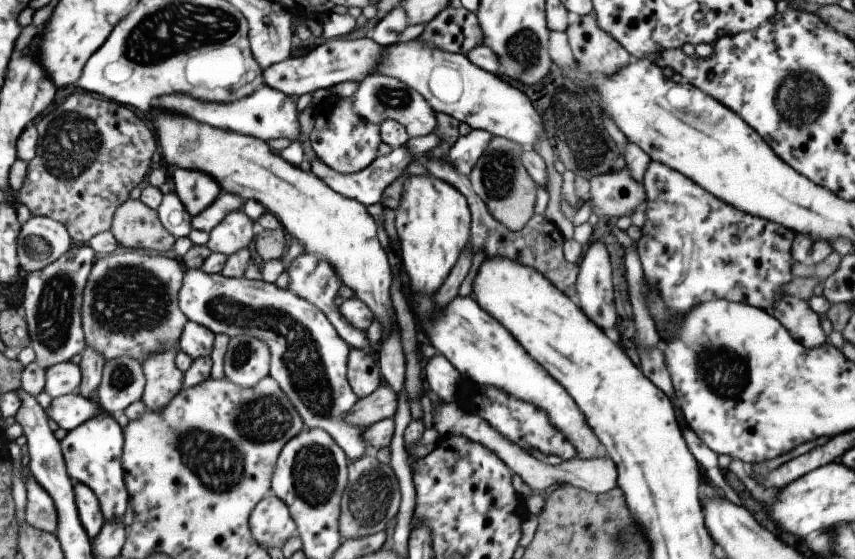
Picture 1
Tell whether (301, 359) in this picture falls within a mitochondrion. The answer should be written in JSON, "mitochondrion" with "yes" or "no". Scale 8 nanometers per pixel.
{"mitochondrion":"yes"}

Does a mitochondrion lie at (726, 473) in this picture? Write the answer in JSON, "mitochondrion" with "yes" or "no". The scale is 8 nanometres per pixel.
{"mitochondrion":"no"}

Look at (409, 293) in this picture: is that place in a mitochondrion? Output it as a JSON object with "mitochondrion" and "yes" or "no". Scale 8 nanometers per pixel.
{"mitochondrion":"no"}

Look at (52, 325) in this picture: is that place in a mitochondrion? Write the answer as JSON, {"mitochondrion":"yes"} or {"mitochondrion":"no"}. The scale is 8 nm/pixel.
{"mitochondrion":"yes"}

